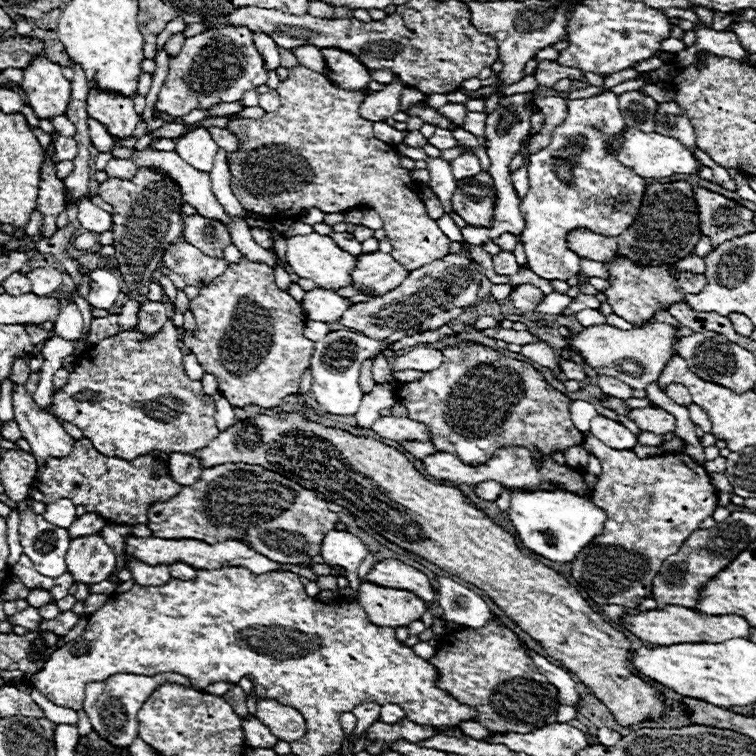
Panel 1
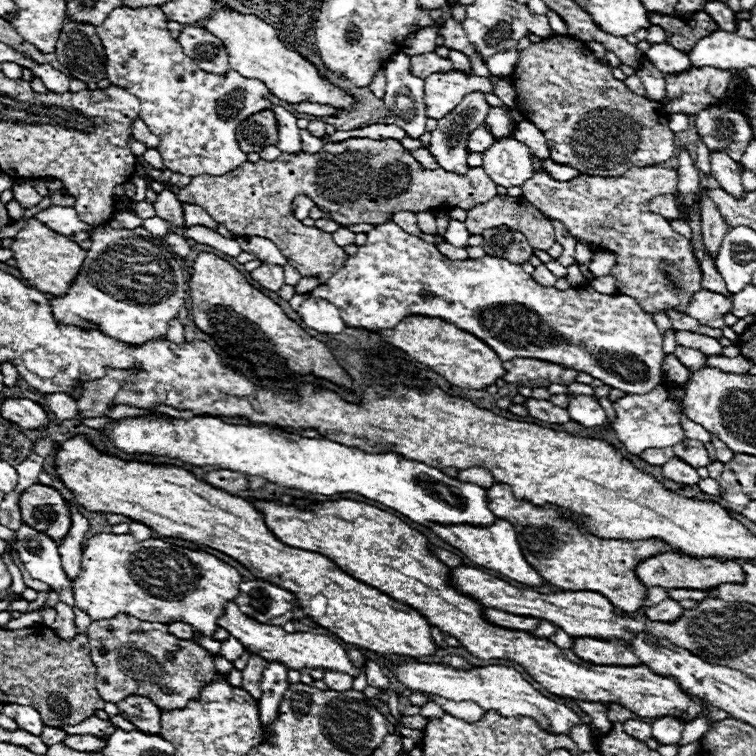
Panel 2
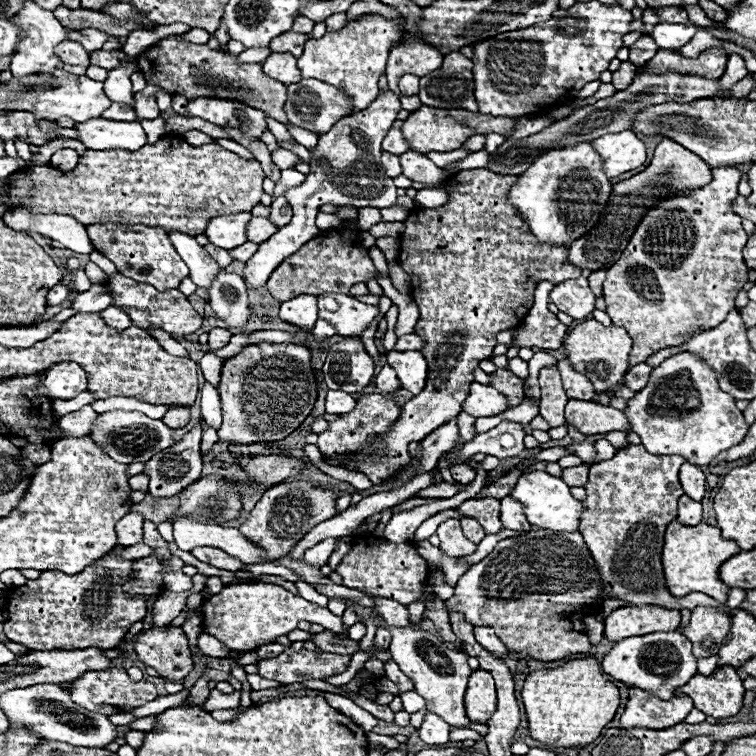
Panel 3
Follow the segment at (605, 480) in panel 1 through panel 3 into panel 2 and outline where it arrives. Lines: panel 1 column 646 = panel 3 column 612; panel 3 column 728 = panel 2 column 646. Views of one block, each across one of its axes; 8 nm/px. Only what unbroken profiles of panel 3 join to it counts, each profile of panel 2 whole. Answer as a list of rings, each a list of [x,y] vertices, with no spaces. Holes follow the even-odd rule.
[[[670,598],[664,600],[664,602],[660,602],[658,606],[644,608],[644,614],[650,620],[654,620],[654,622],[674,622],[674,620],[678,620],[682,616],[682,612],[684,612],[684,608],[678,602],[670,600]]]

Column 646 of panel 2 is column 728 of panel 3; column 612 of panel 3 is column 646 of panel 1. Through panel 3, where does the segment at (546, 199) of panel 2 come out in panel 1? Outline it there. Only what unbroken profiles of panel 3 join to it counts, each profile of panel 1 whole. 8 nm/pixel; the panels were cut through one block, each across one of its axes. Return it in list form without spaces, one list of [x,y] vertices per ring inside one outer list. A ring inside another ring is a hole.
[[[618,254],[612,260],[606,260],[606,268],[610,272],[610,286],[604,290],[606,302],[612,306],[614,314],[622,316],[634,326],[644,326],[658,310],[668,310],[668,306],[676,302],[686,302],[686,294],[698,294],[702,292],[706,278],[704,274],[694,274],[694,272],[670,272],[672,264],[662,264],[662,266],[640,266],[628,260],[626,256]]]

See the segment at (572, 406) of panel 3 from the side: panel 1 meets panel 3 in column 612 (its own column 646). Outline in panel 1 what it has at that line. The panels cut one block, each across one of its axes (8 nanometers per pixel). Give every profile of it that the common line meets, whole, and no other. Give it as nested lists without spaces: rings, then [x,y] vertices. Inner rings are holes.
[[[634,408],[630,412],[630,418],[640,426],[640,430],[654,432],[658,436],[676,430],[676,418],[660,408]]]

